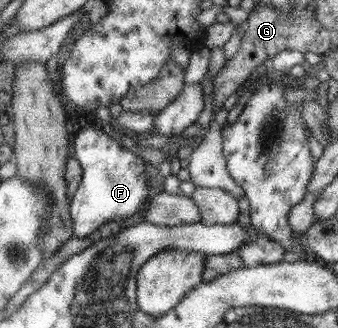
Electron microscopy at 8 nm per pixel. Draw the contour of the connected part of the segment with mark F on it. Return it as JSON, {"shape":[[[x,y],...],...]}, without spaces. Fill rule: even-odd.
{"shape":[[[85,127],[74,138],[74,156],[82,167],[77,191],[70,198],[69,213],[73,223],[73,237],[90,239],[102,225],[123,218],[132,218],[148,203],[146,163],[138,155],[94,127]]]}

